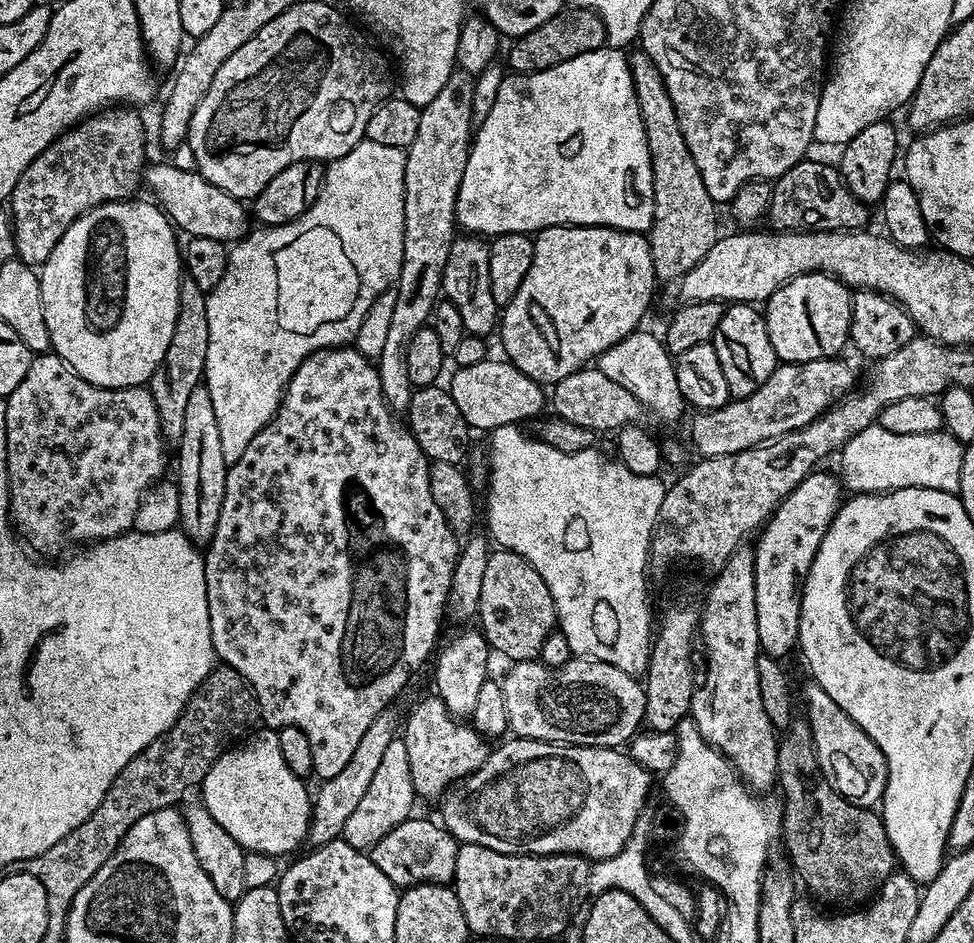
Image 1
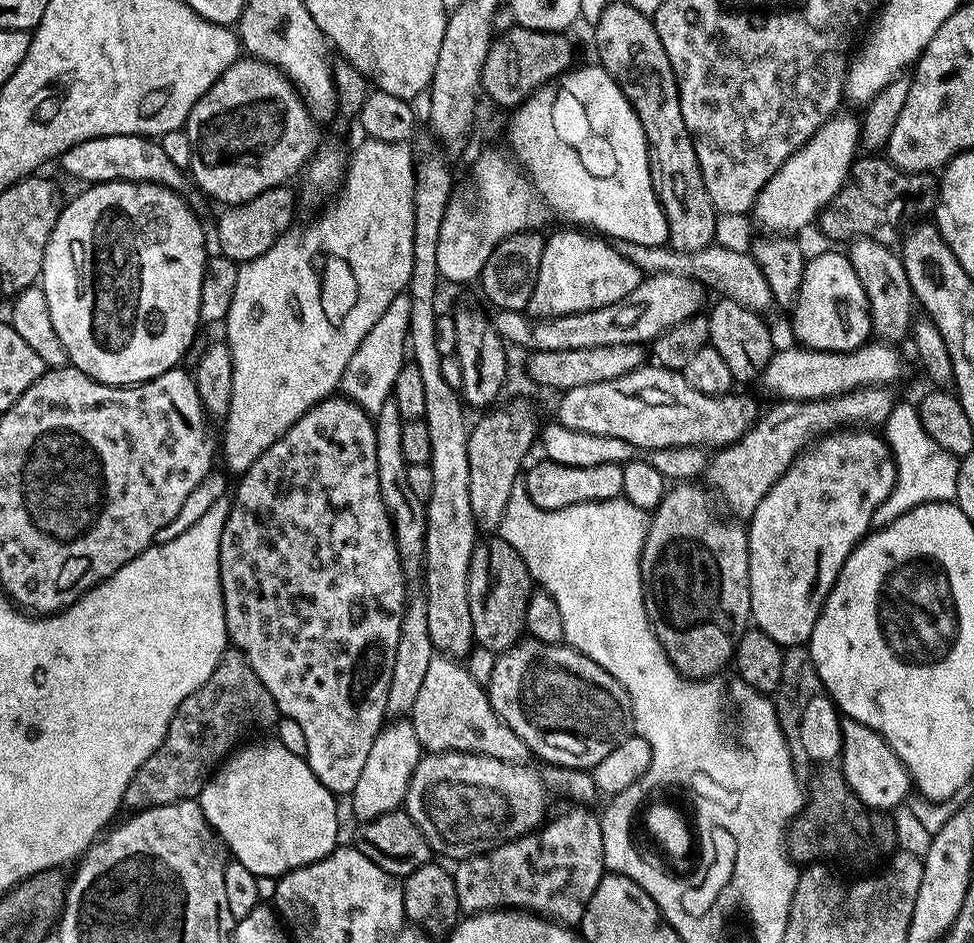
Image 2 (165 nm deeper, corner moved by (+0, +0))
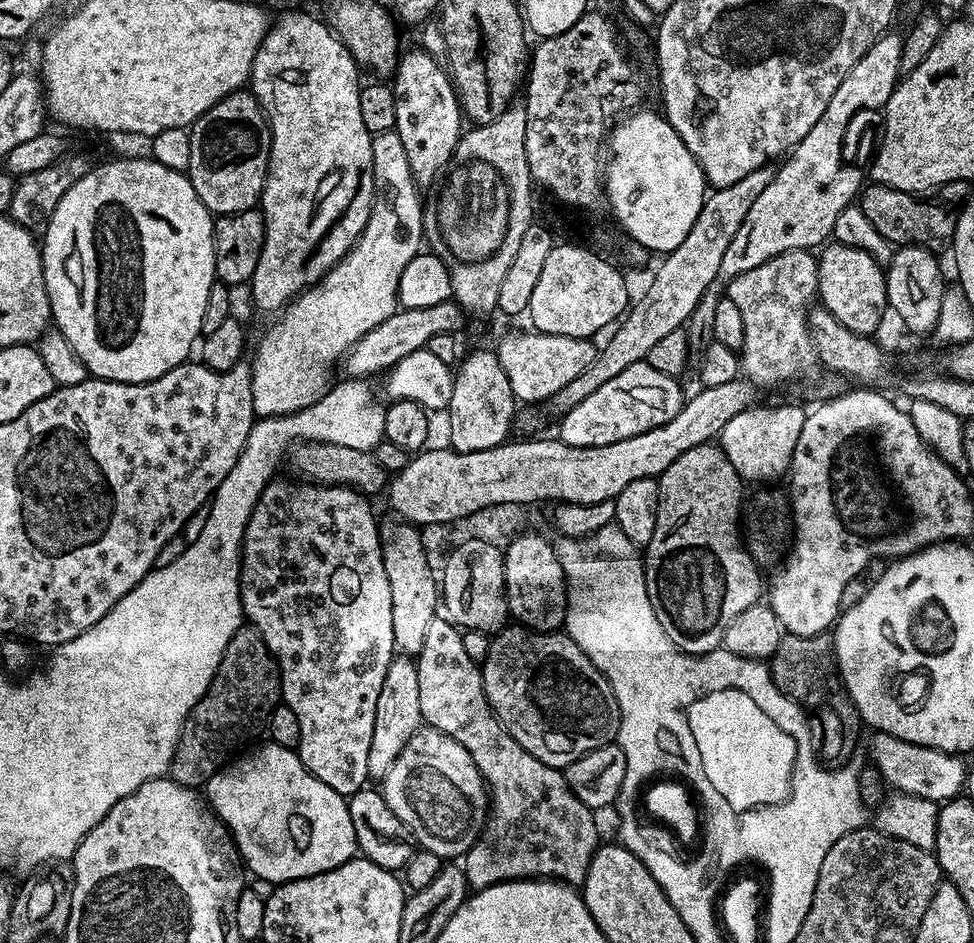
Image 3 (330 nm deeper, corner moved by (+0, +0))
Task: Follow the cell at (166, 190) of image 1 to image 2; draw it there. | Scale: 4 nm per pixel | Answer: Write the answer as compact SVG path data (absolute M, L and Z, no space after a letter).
M114 134L90 138L86 142L78 142L78 146L70 146L70 150L60 155L58 164L66 175L81 180L81 185L84 186L125 180L139 184L160 184L164 188L171 188L173 192L183 193L184 187L190 184L185 169L170 162L170 157L162 150L159 139L147 136Z

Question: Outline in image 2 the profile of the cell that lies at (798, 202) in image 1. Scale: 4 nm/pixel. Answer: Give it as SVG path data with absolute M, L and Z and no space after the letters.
M864 154L853 162L848 183L821 210L818 229L832 240L873 240L892 246L901 239L900 227L907 216L920 215L920 218L924 218L927 212L929 215L935 209L937 191L938 180L935 175L904 172L883 155Z

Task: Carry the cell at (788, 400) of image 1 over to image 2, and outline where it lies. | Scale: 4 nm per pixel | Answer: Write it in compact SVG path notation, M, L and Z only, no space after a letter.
M641 366L613 380L563 389L554 416L572 431L622 438L641 450L670 447L716 450L745 436L758 419L755 402L748 396L736 395L707 396L691 388L683 372Z

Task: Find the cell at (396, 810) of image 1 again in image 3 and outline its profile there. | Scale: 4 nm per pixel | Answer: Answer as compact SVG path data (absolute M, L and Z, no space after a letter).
M408 658L393 659L382 682L382 694L378 694L374 710L374 738L370 738L368 759L368 774L373 781L383 781L390 766L394 766L398 754L402 754L410 738L414 738L416 731L422 727L423 718L422 706L418 702L418 674L415 663Z

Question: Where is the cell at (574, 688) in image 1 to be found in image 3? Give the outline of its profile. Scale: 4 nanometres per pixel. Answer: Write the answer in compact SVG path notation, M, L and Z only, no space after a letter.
M505 627L489 643L488 656L482 661L484 693L504 729L534 758L561 770L590 754L590 750L613 743L620 729L618 698L614 698L608 676L596 669L597 661L567 634L551 636L512 627Z

